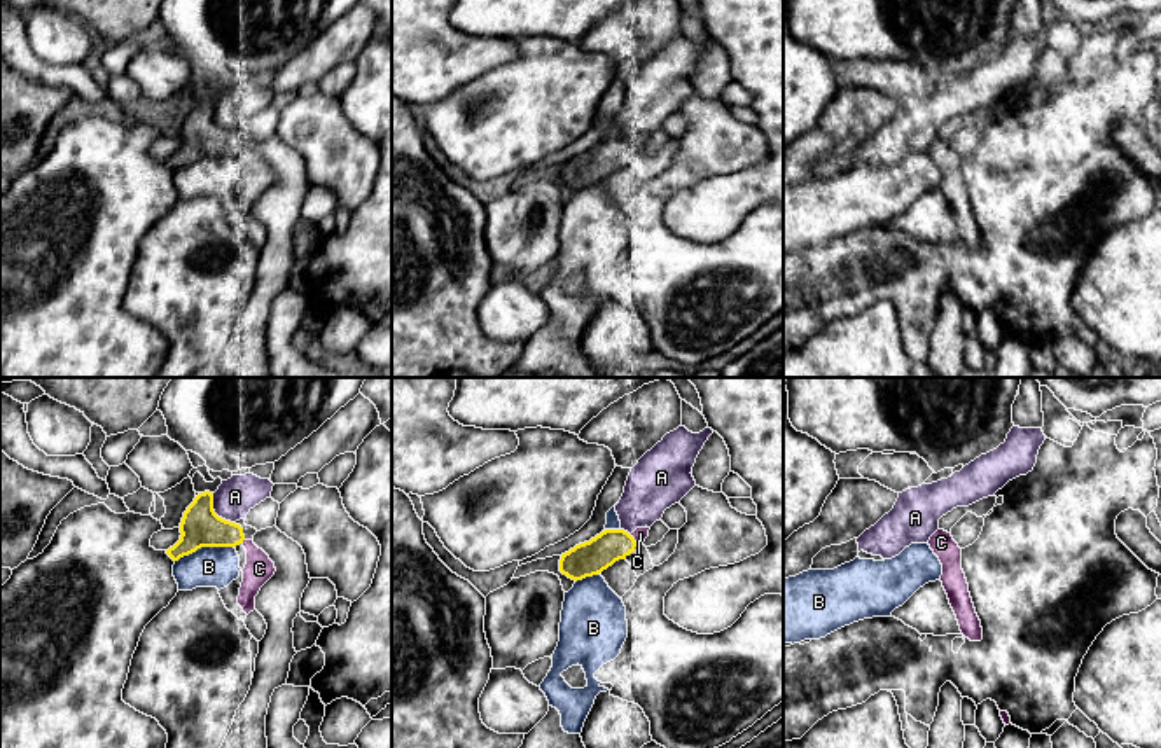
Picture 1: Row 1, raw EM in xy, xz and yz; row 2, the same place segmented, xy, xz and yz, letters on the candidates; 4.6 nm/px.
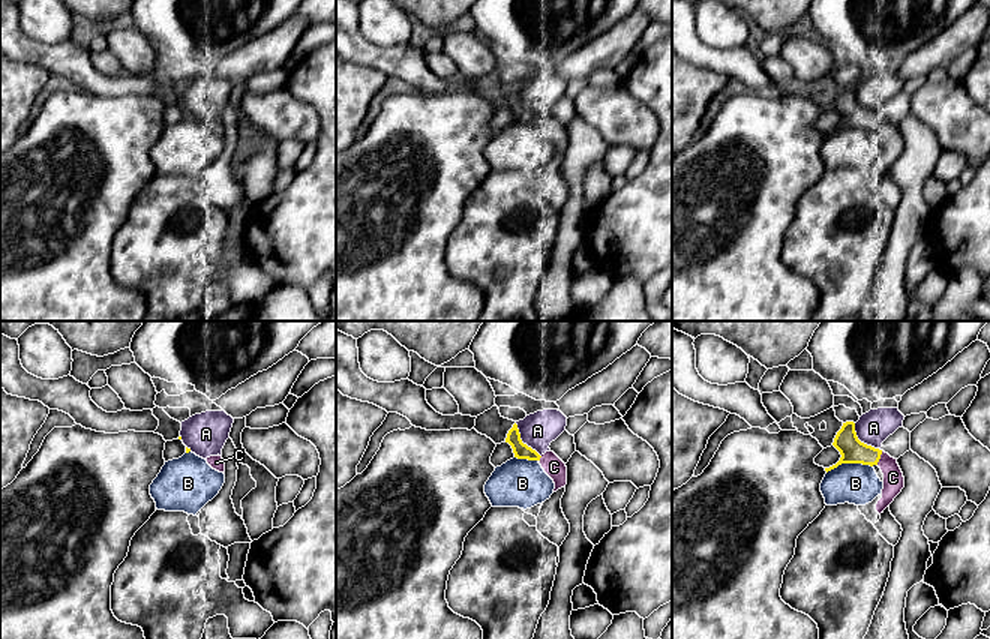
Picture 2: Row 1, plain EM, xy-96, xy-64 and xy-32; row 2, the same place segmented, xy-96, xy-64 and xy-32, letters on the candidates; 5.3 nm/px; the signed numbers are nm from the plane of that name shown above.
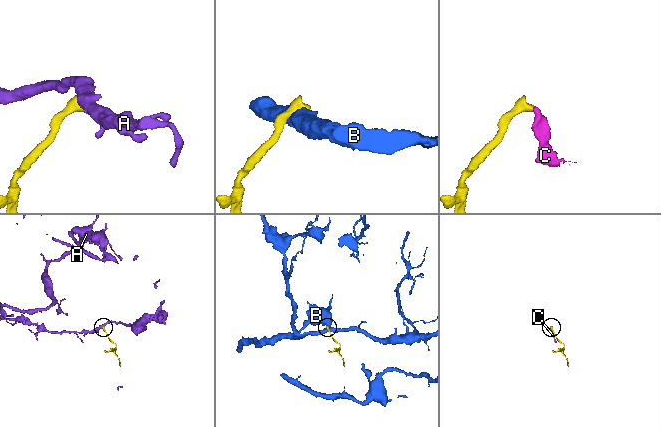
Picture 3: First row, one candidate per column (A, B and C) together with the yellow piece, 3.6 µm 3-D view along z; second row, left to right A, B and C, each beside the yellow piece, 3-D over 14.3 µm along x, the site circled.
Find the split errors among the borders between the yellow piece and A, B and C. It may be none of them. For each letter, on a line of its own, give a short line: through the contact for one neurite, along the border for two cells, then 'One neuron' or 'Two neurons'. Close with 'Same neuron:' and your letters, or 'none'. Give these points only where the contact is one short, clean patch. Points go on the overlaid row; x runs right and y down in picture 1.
A: Two neurons
B: Line: xy (233, 546), (201, 546), (175, 561). Two neurons
C: One neuron
Same neuron: C

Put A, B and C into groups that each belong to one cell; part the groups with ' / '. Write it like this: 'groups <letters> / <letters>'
groups A / B / C

